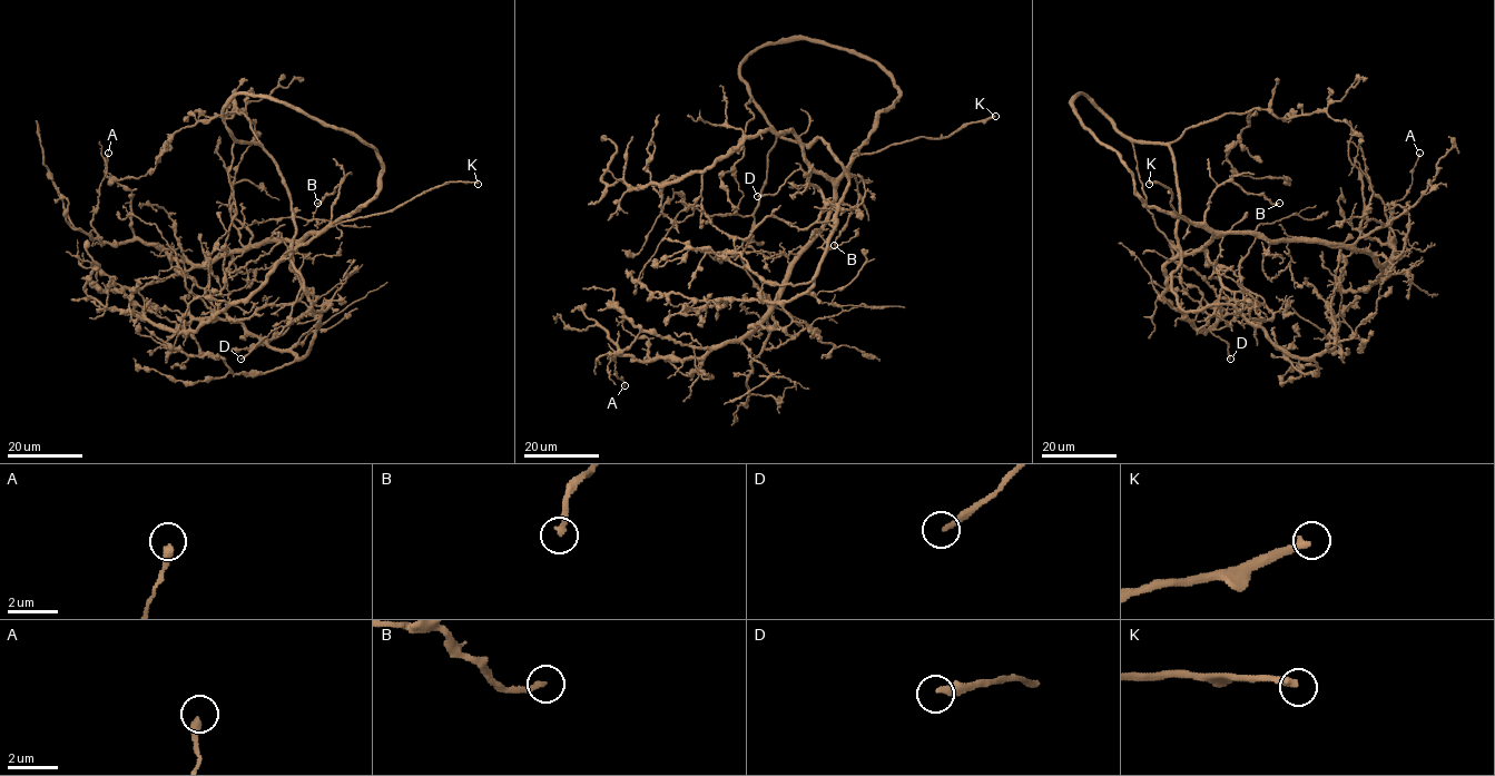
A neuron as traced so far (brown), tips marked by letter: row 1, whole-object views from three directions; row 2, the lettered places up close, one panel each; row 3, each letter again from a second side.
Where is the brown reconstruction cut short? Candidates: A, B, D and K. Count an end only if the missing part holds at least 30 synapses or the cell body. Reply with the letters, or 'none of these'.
K

